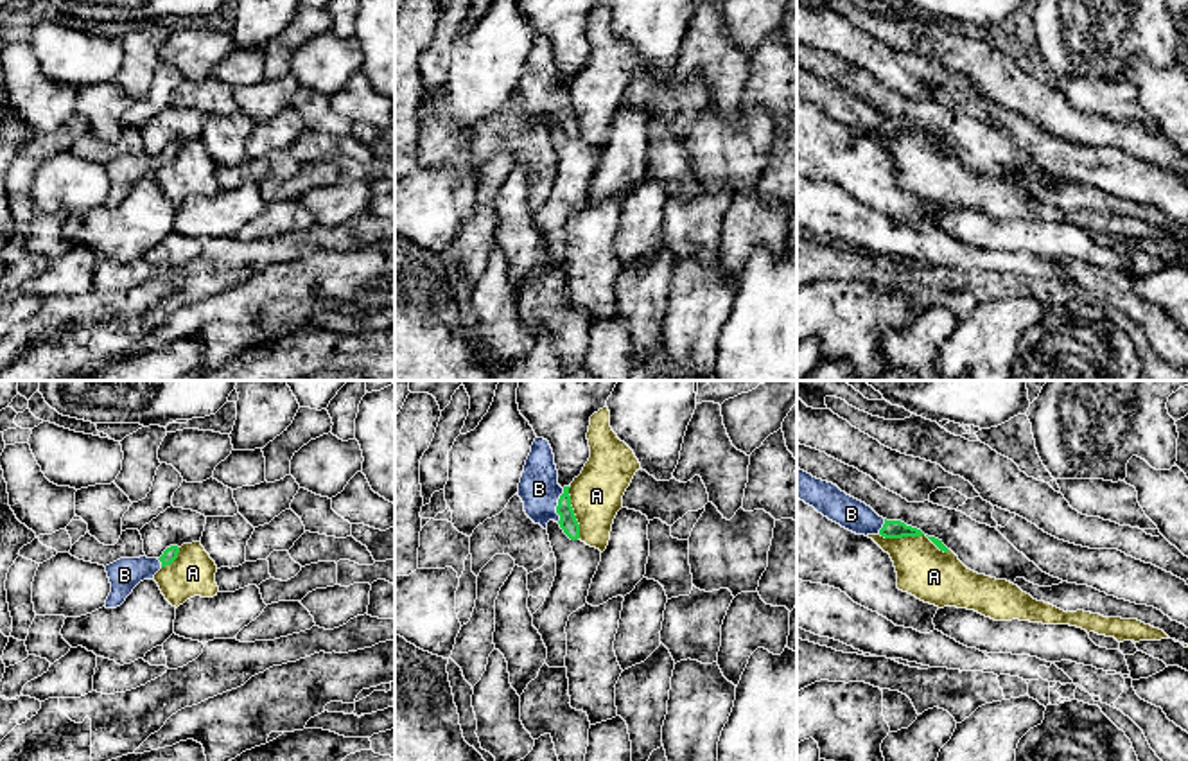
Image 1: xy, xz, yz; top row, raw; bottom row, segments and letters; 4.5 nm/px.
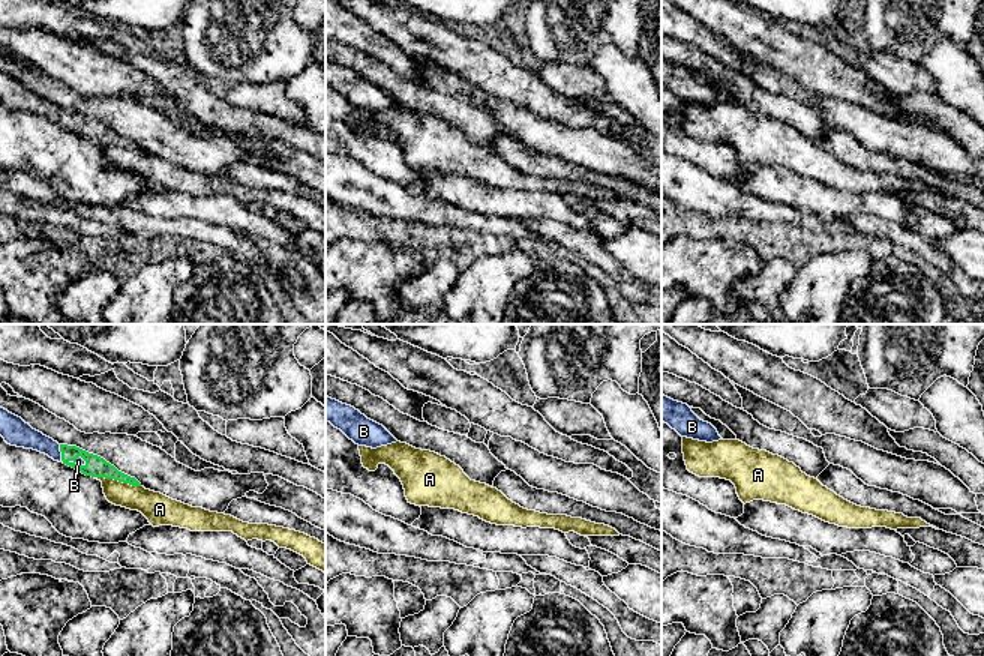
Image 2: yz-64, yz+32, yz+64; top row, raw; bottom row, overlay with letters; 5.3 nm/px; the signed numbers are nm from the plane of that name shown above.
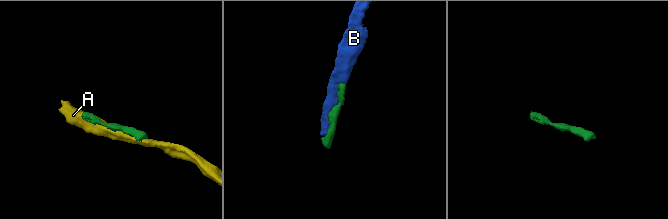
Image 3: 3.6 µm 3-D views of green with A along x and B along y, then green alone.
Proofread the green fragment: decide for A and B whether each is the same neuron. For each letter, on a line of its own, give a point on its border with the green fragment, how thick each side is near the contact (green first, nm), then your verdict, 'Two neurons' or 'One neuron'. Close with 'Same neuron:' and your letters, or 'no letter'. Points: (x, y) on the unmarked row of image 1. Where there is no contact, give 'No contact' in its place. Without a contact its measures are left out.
A: Touches green at yz (914, 133). Thickness 80 nm (green) against 240 nm. Two neurons
B: Touches green at xz (559, 103). Thickness 80 nm (green) against 180 nm. One neuron
Same neuron: B

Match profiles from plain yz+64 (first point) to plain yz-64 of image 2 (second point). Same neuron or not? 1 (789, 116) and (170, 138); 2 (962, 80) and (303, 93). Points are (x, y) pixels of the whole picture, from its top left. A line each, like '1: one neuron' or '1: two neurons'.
1: one neuron
2: one neuron

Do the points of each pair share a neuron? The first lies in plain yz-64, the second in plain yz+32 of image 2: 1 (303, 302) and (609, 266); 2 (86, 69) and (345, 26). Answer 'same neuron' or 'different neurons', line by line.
1: same neuron
2: same neuron

